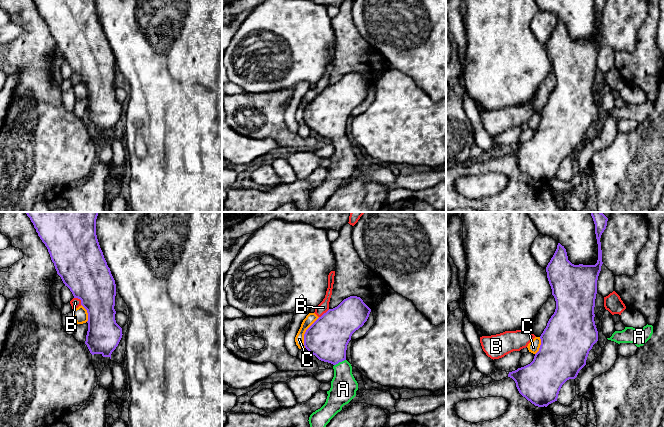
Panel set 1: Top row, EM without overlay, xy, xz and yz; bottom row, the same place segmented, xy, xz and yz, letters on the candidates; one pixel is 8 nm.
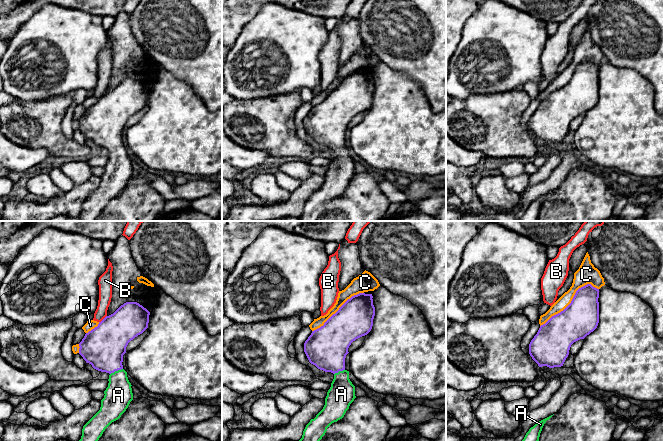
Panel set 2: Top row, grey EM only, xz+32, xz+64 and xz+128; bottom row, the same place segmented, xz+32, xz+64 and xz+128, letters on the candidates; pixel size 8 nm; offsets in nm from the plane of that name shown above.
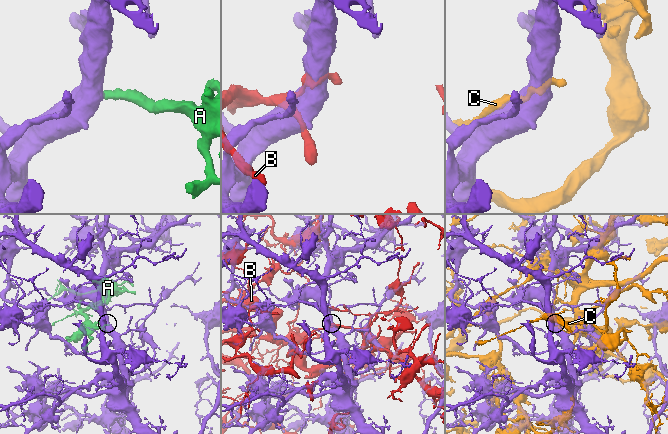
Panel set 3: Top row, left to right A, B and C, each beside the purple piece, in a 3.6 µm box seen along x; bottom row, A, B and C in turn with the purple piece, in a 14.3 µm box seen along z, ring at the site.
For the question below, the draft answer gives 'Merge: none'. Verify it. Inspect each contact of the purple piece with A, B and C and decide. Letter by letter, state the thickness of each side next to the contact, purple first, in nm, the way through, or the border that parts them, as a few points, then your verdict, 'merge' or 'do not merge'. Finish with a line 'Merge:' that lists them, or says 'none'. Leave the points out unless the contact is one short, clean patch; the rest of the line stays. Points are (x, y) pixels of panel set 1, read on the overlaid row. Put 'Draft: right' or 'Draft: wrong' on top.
Draft: wrong
A: 340/220 nm | across xz (327, 338), (339, 361), (342, 367), (343, 389) | merge
B: 380/80 nm | do not merge
C: 340/80 nm | do not merge
Merge: A

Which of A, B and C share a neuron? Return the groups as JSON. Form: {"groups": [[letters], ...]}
{"groups": [["A"], ["B"], ["C"]]}

